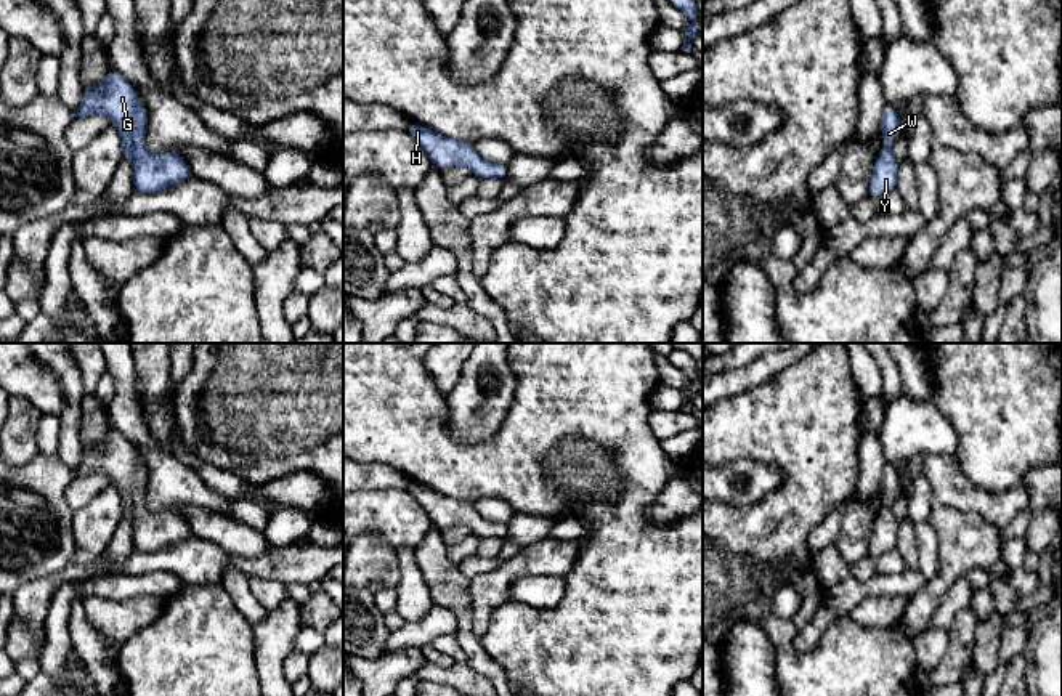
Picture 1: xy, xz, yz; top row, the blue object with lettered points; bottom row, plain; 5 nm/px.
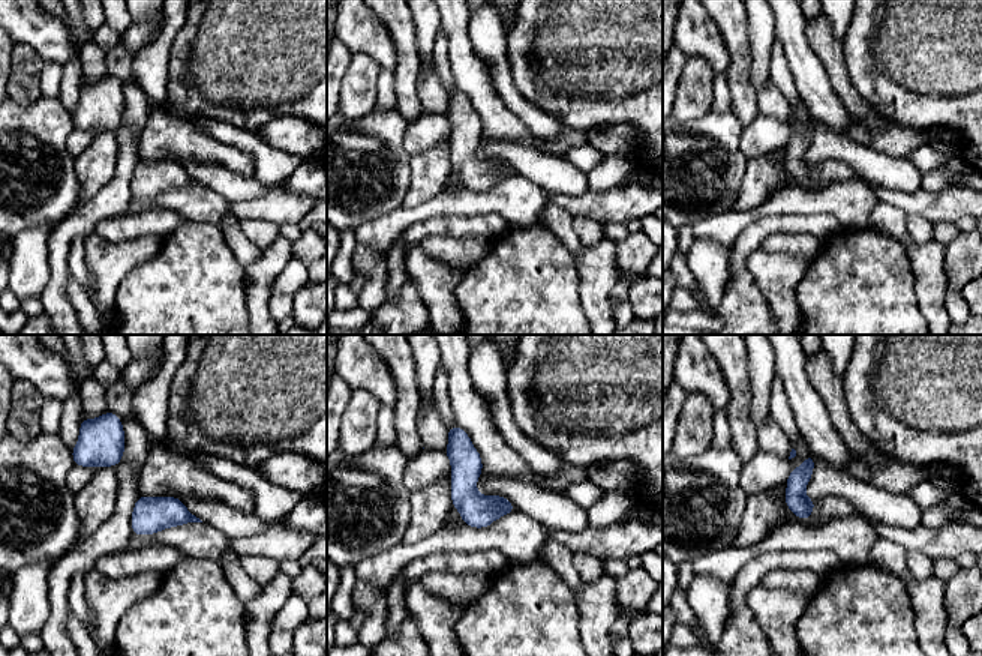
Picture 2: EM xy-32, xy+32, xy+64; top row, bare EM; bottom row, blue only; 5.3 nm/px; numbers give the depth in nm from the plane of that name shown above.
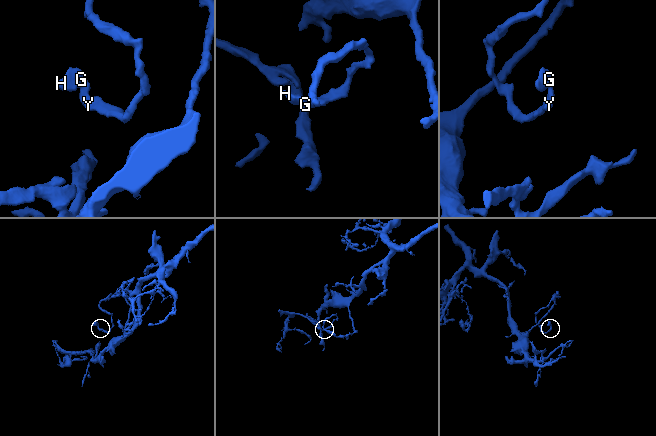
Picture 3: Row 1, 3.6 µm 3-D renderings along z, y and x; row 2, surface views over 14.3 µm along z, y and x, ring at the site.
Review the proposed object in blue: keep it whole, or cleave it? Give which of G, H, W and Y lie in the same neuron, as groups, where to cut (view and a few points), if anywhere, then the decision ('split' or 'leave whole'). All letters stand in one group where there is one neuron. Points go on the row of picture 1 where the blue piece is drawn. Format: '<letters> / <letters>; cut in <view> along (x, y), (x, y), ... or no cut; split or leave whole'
G H W Y; no cut; leave whole

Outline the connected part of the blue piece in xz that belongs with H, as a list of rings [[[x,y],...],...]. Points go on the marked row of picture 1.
[[[411,122],[406,132],[420,144],[436,168],[467,167],[480,180],[505,181],[507,178],[507,165],[481,159],[470,141],[449,138],[415,122]]]

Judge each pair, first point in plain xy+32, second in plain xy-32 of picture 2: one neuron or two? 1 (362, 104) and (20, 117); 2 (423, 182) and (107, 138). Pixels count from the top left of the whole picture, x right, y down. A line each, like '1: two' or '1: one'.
1: two
2: one

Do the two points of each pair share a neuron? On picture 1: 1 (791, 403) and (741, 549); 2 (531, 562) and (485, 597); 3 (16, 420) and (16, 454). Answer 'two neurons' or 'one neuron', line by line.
1: one neuron
2: one neuron
3: one neuron

